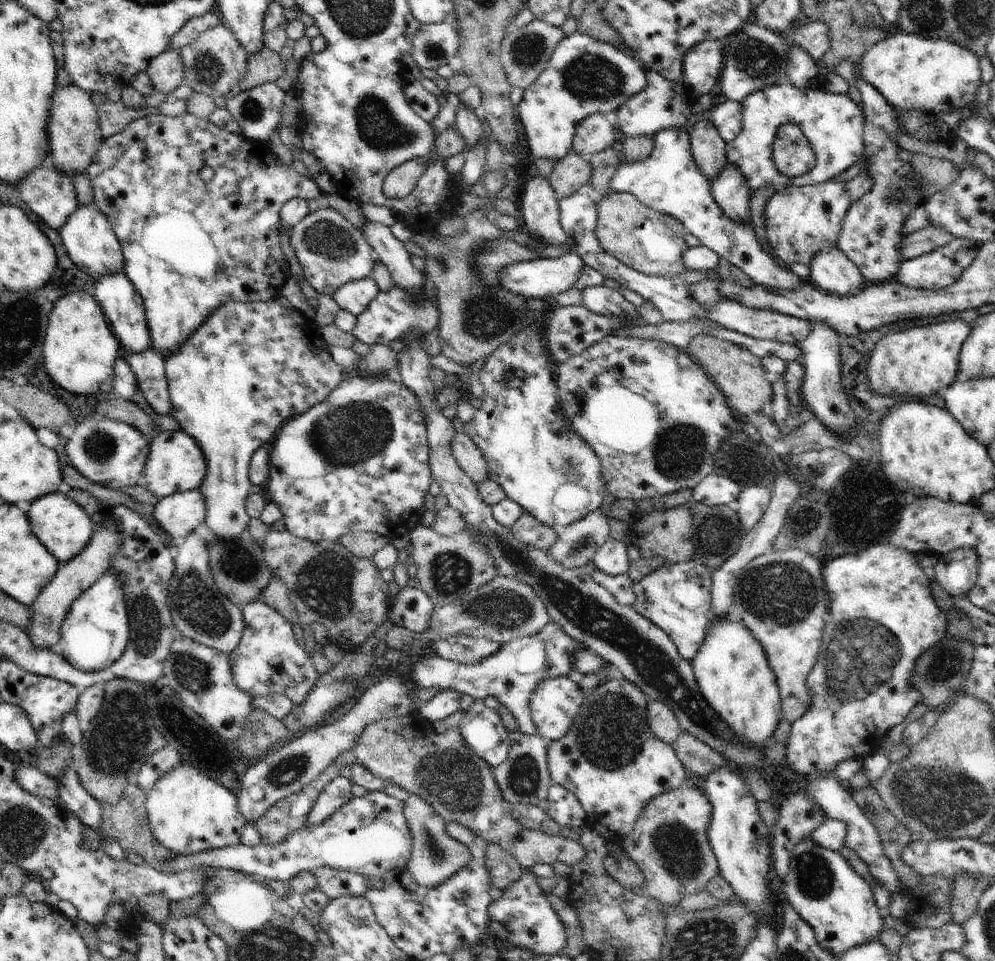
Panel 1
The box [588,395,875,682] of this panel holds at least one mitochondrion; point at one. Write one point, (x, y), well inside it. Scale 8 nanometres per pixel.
(781, 593)

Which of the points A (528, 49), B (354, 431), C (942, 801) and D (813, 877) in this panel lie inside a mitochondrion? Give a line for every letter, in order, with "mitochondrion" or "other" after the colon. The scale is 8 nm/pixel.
A: mitochondrion
B: mitochondrion
C: mitochondrion
D: mitochondrion

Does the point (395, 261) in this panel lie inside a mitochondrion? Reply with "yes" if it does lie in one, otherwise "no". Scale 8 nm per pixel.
no

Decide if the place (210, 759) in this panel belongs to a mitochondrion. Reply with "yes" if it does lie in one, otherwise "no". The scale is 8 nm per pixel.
no

